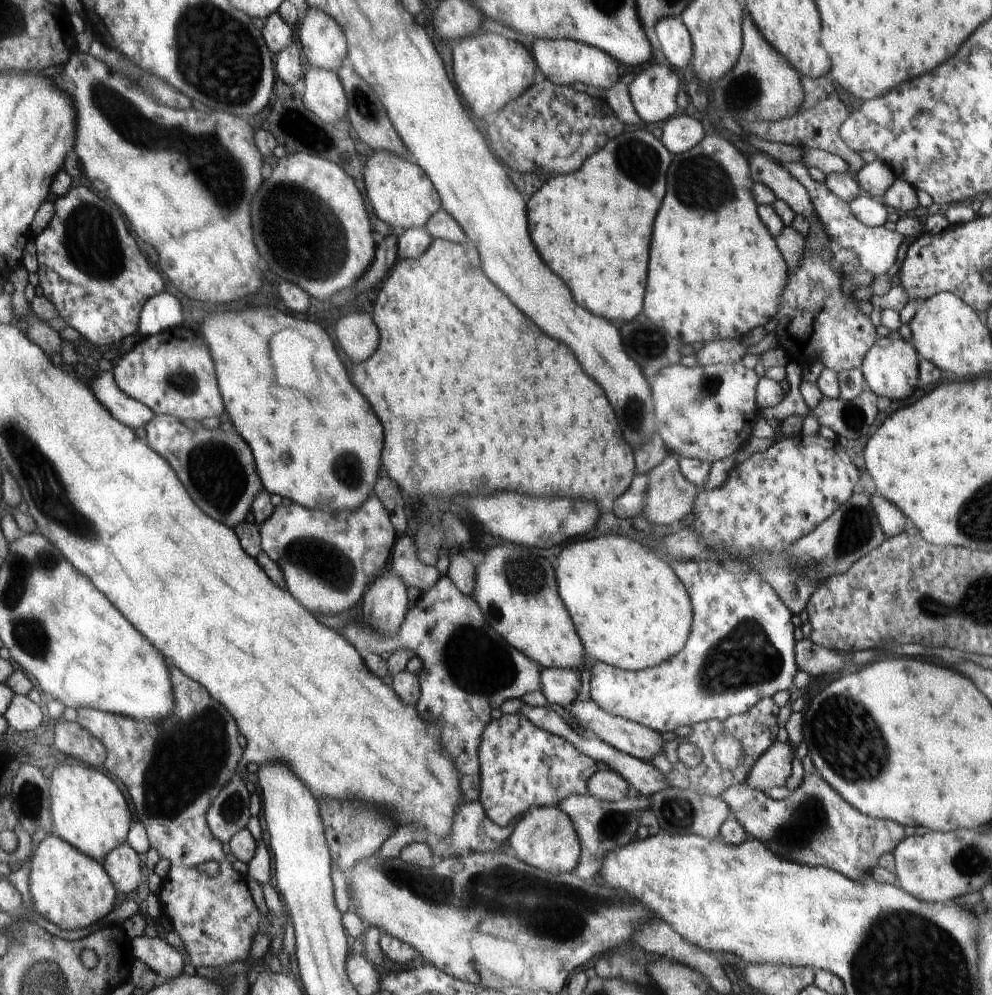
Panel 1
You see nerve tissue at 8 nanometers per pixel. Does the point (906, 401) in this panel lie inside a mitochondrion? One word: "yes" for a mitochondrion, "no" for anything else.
no

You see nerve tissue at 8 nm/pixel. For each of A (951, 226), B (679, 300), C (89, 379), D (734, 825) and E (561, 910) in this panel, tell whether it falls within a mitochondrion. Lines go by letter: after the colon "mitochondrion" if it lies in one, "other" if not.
A: other
B: other
C: other
D: other
E: mitochondrion

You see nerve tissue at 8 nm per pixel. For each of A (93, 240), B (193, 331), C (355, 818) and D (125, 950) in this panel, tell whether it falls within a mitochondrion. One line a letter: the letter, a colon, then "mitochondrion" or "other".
A: mitochondrion
B: other
C: mitochondrion
D: other

